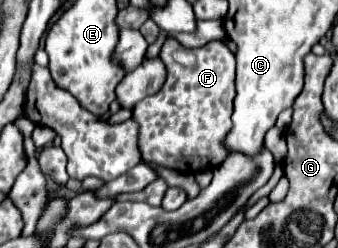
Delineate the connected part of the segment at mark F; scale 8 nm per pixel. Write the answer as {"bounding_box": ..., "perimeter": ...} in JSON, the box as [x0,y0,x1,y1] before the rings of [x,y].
{"bounding_box":[133,38,235,174],"perimeter":[[[175,38],[165,40],[159,56],[167,66],[167,80],[157,94],[143,98],[133,108],[133,118],[139,124],[139,150],[145,162],[173,168],[183,174],[197,174],[201,170],[215,170],[229,156],[229,150],[225,148],[223,140],[233,126],[231,114],[235,98],[235,56],[221,40],[213,40],[203,48],[187,50],[193,56],[191,64],[179,64],[177,60],[173,60],[173,50],[181,48],[183,46]]]}

